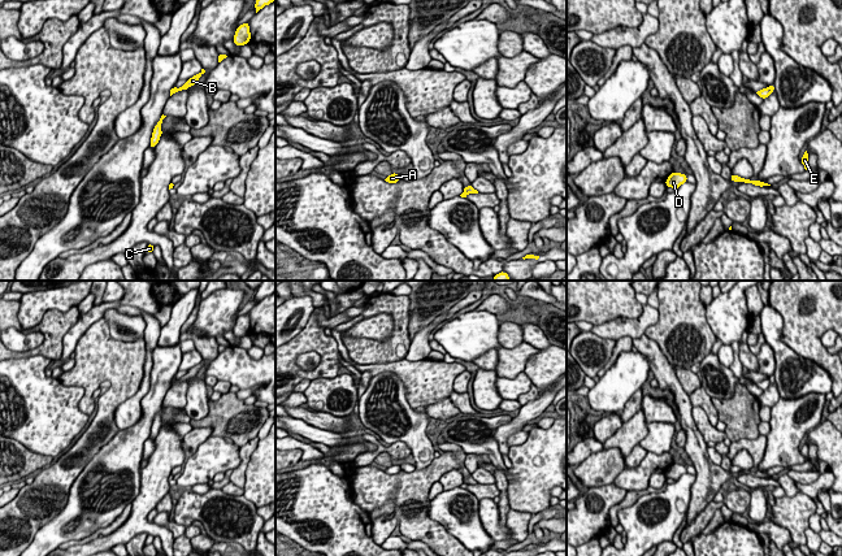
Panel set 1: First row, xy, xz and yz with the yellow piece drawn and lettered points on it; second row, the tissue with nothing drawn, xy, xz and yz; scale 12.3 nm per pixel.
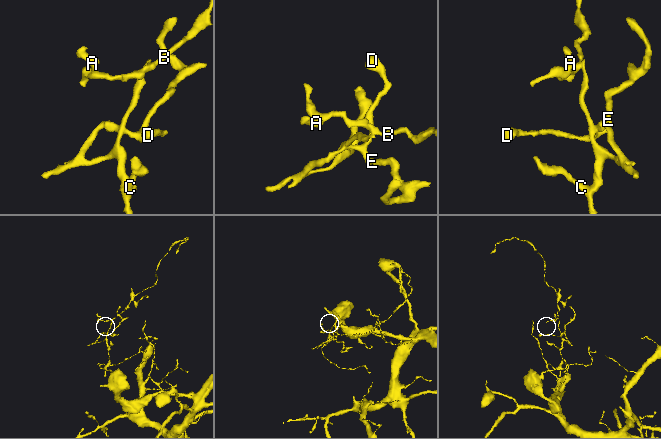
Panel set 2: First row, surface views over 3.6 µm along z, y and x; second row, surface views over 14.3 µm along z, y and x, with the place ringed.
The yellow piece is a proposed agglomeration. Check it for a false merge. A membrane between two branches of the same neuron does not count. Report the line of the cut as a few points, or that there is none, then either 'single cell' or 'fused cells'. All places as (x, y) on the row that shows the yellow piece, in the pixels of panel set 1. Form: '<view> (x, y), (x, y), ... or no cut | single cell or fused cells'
xy (176, 87), (172, 92) | fused cells

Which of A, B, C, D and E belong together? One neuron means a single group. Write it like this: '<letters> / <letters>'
A B / C D E

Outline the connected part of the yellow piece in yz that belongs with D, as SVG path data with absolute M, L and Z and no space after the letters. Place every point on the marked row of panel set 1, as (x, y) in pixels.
M673 171L665 181L667 187L677 190L681 184L687 182L687 175L682 173Z

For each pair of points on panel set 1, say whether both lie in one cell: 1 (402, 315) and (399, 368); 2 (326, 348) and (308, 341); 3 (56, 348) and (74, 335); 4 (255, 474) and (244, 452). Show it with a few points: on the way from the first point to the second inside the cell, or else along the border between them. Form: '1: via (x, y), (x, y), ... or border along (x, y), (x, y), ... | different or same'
1: border along (399, 359), (391, 363), (372, 363), (369, 365) | different
2: via (322, 344), (312, 341) | same
3: border along (79, 317), (63, 339), (63, 355), (60, 357) | different
4: border along (259, 441), (242, 487) | different

